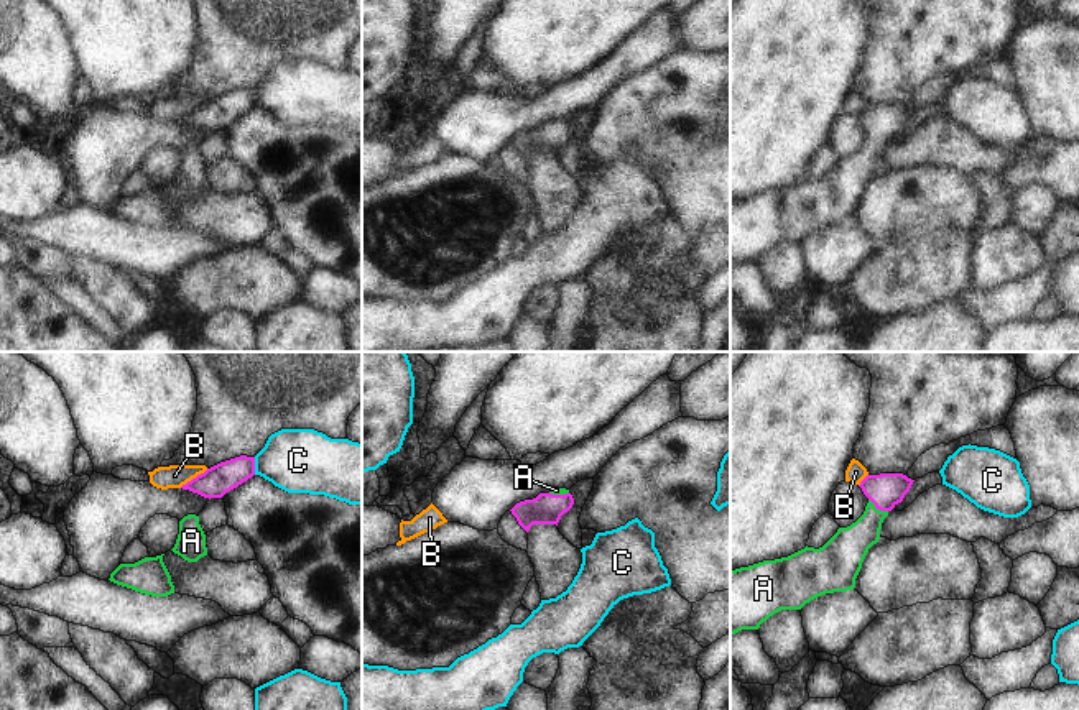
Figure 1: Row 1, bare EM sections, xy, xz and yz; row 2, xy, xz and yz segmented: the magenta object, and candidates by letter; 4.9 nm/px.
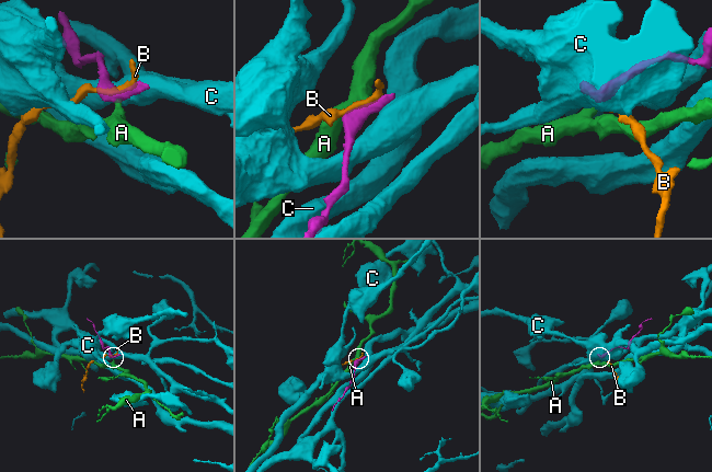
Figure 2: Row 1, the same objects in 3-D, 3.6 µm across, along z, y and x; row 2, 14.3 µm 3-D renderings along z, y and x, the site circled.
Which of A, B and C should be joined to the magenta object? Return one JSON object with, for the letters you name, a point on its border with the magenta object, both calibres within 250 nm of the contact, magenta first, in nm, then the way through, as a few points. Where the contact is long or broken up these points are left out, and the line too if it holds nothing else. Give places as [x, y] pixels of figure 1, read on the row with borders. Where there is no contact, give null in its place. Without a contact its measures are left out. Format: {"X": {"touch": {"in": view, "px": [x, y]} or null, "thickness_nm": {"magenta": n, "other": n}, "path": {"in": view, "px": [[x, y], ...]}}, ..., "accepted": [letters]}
{"A": {"touch": {"in": "yz", "px": [877, 508]}, "thickness_nm": {"magenta": 170, "other": 190}, "path": {"in": "yz", "px": [[885, 490], [877, 508], [867, 528], [847, 548]]}}, "accepted": ["A"]}

